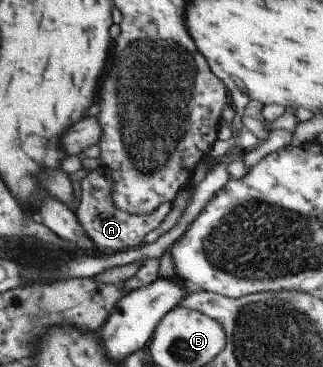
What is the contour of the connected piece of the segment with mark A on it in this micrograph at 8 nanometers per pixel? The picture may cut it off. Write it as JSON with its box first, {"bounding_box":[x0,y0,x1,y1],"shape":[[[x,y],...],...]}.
{"bounding_box":[76,169,172,253],"shape":[[[106,169],[92,171],[80,181],[80,203],[76,209],[76,221],[86,233],[86,238],[94,245],[94,251],[99,253],[114,253],[131,248],[136,248],[143,244],[145,236],[158,225],[165,215],[170,212],[172,203],[161,204],[155,211],[144,214],[135,212],[127,213],[124,210],[118,210],[111,203],[111,181],[109,172]]]}

